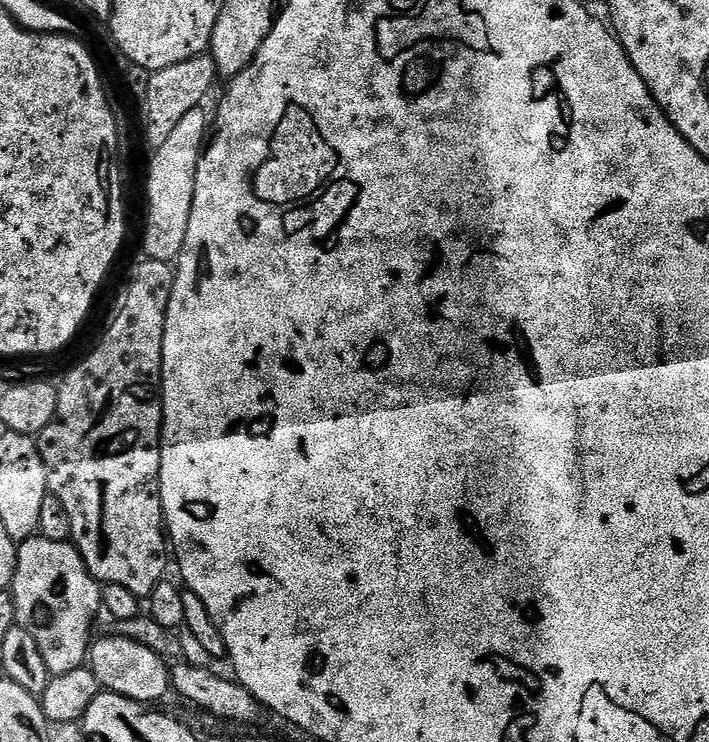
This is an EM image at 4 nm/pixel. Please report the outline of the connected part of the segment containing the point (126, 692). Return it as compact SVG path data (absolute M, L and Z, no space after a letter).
M109 634L99 640L100 637L91 645L87 663L103 691L125 696L127 700L137 700L145 706L155 705L155 700L169 695L170 668L164 657L125 636Z

